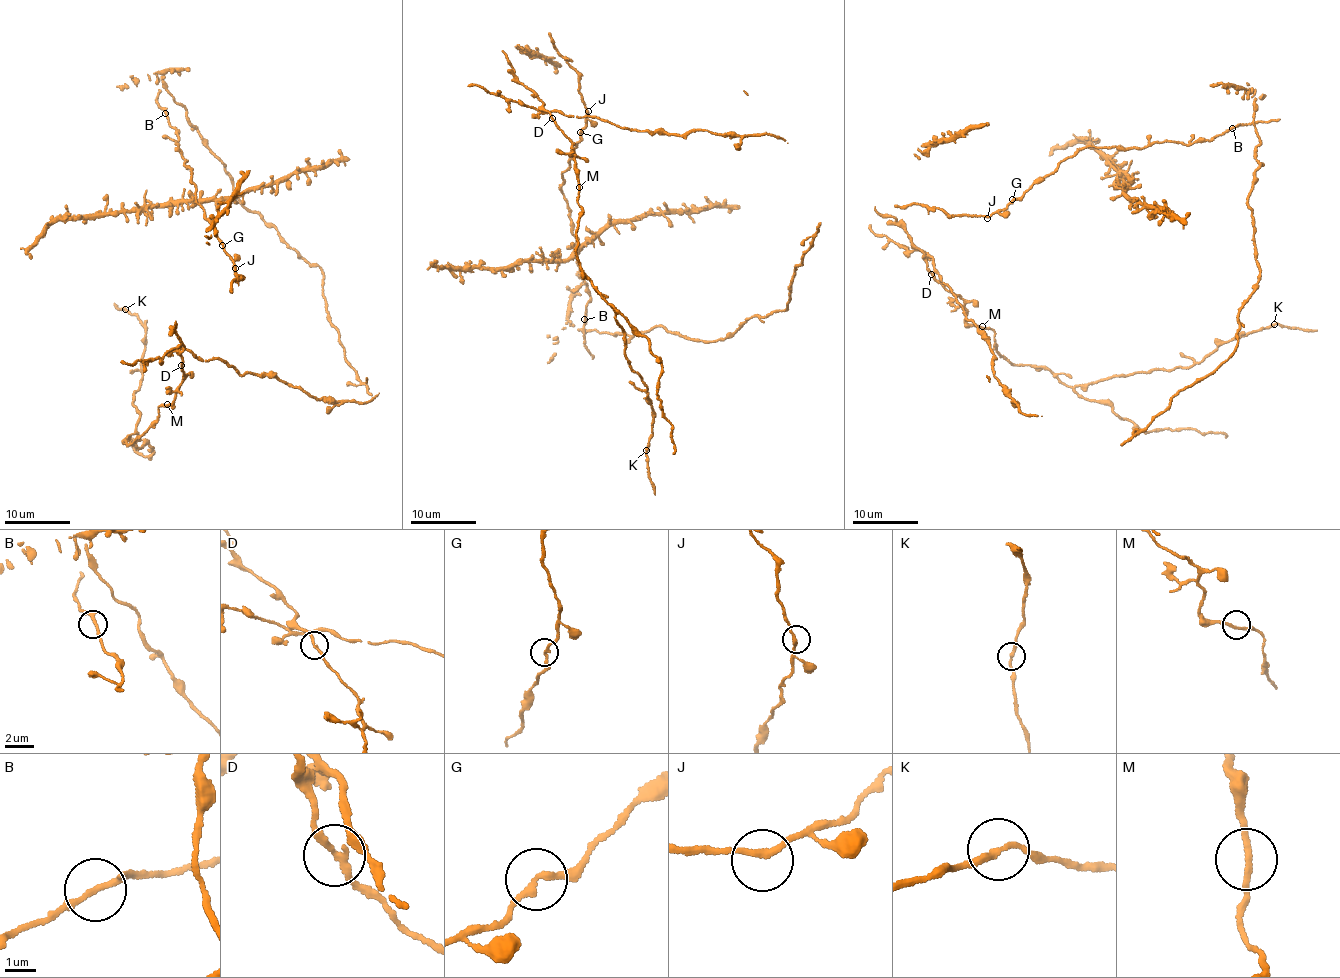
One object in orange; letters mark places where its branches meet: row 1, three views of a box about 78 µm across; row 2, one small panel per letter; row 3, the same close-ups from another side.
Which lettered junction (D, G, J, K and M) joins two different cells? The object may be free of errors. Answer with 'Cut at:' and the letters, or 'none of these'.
Cut at: none of these

